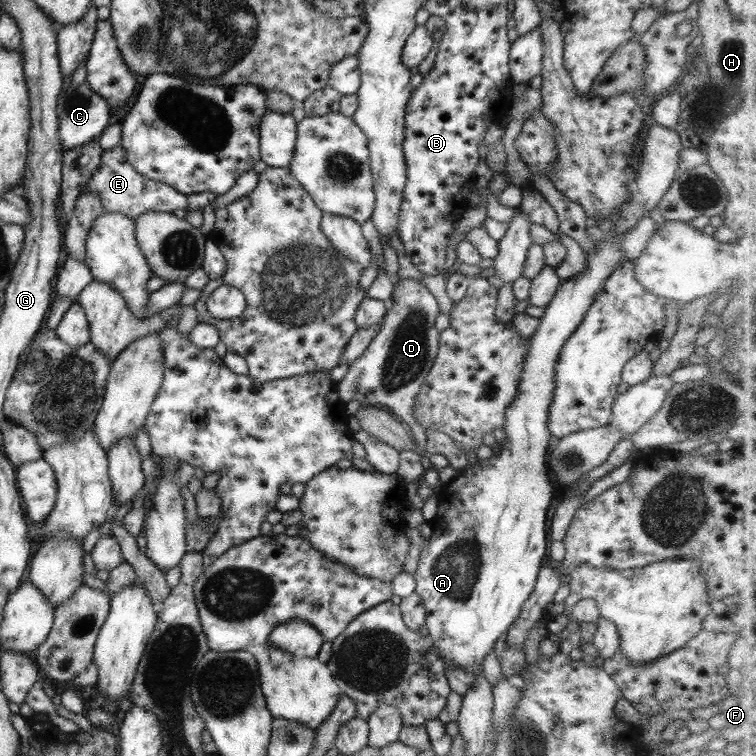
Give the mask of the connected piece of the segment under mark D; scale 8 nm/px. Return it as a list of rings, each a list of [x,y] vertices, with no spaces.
[[[410,278],[398,280],[391,292],[381,327],[362,355],[348,364],[347,372],[336,384],[338,397],[343,404],[357,400],[360,405],[387,408],[408,428],[421,450],[427,437],[421,426],[413,420],[412,404],[436,356],[439,333],[434,324],[439,314],[436,300],[421,282]]]

